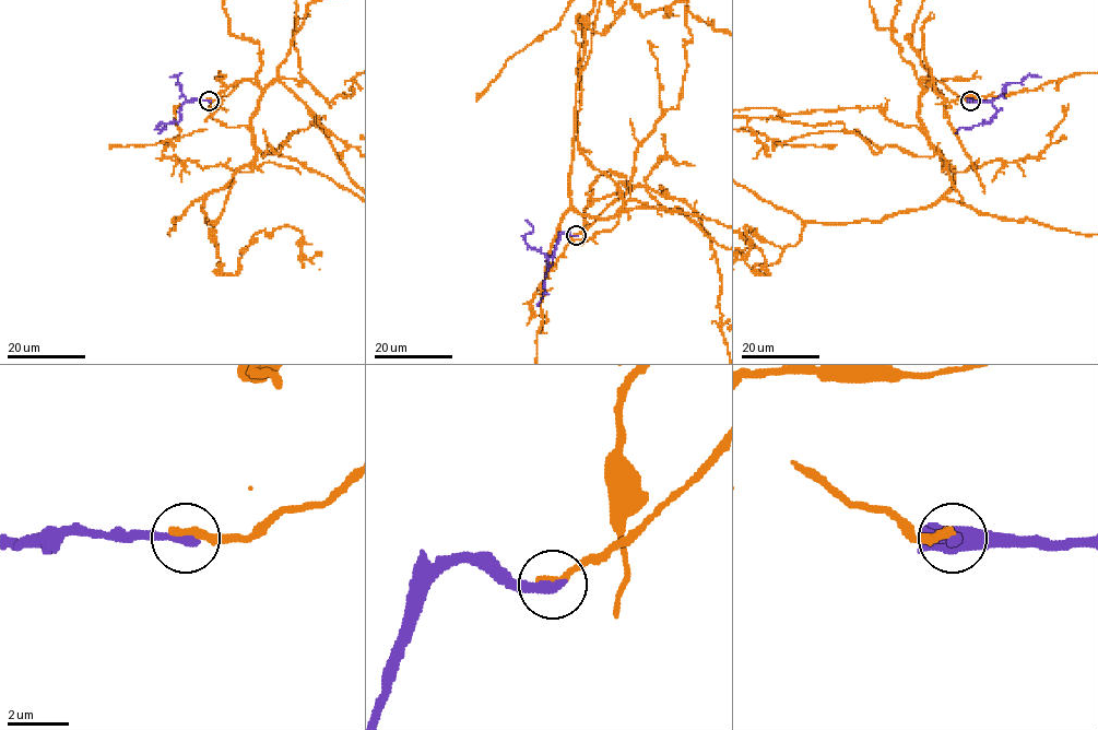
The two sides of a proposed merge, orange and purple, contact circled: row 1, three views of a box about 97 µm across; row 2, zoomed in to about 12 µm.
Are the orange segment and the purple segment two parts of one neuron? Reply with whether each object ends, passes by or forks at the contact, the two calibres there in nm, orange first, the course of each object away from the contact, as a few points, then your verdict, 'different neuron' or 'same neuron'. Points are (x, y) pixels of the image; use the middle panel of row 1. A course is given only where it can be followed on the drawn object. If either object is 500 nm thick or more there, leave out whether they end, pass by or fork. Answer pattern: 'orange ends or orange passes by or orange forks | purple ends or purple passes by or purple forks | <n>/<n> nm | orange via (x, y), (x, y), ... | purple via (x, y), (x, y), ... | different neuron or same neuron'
orange ends | purple ends | 280/380 nm | orange via (576, 235), (628, 191), (620, 184), (626, 200), (725, 225) | purple via (576, 235), (565, 232), (561, 235), (547, 261), (544, 252), (524, 242), (524, 236), (533, 227), (526, 220) | different neuron

